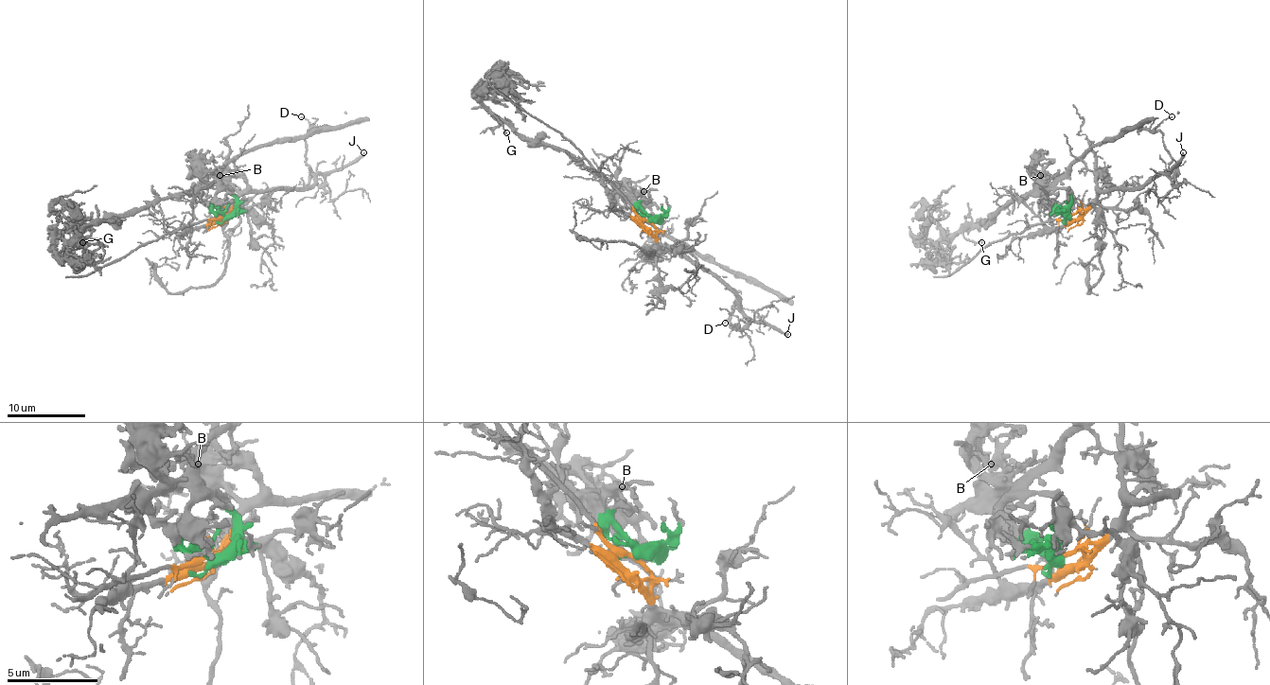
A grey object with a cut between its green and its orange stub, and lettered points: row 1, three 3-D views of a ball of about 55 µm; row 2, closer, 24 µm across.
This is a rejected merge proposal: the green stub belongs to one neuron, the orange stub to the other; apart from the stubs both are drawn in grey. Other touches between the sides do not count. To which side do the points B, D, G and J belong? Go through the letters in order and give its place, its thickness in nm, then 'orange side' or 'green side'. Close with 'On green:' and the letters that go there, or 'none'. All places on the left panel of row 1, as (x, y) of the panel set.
B: place (220, 175); calibre 240 nm; green side
D: place (301, 116); calibre 110 nm; orange side
G: place (82, 242); calibre 160 nm; green side
J: place (363, 152); calibre 280 nm; orange side
On green: B, G

